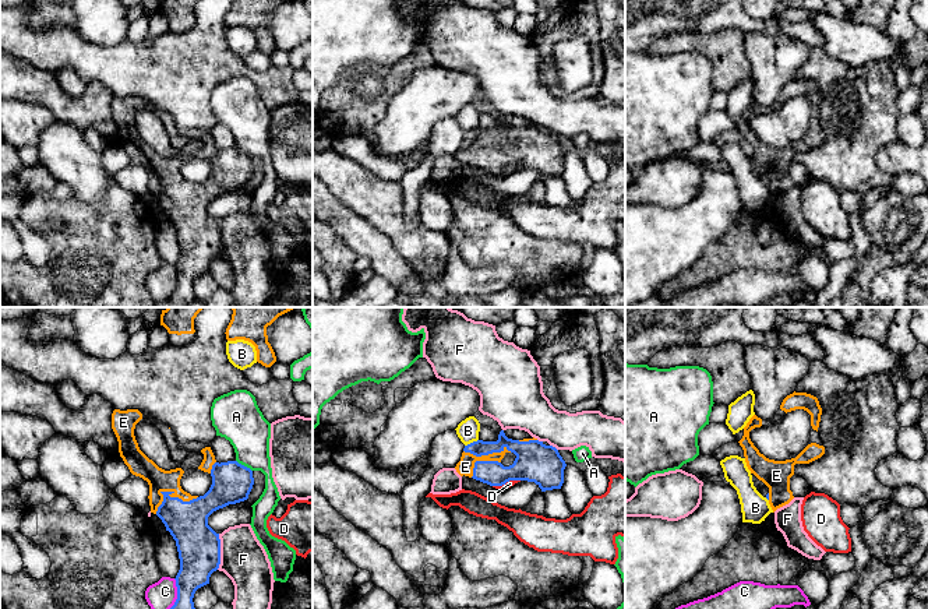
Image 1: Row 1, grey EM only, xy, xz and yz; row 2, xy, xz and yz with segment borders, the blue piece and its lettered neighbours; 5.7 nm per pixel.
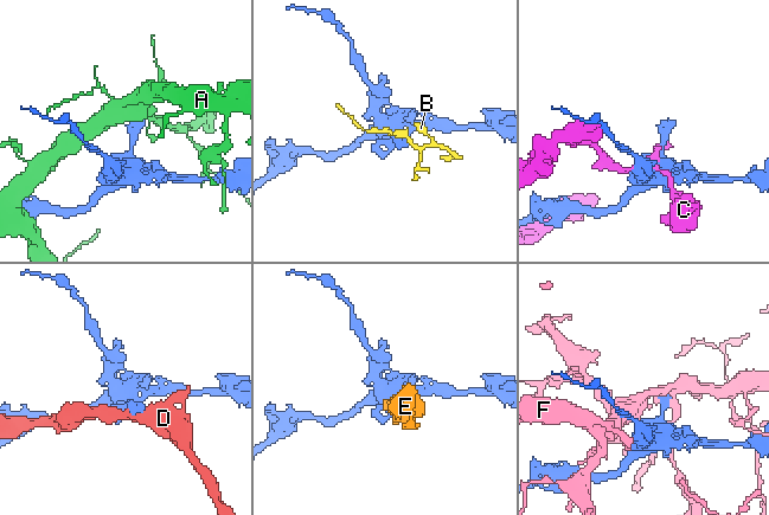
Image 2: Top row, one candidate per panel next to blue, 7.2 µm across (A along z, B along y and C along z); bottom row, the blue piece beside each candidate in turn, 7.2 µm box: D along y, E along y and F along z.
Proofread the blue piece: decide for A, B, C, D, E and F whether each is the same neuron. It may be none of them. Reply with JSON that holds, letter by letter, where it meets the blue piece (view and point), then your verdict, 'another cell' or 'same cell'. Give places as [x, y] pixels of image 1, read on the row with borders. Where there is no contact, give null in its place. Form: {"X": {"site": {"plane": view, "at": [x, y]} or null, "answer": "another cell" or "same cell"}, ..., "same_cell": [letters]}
{"A": {"site": {"plane": "xy", "at": [243, 465]}, "answer": "another cell"}, "B": {"site": {"plane": "xz", "at": [470, 443]}, "answer": "another cell"}, "C": {"site": {"plane": "xy", "at": [177, 594]}, "answer": "another cell"}, "D": {"site": {"plane": "xz", "at": [505, 482]}, "answer": "another cell"}, "E": {"site": {"plane": "xy", "at": [169, 493]}, "answer": "same cell"}, "F": {"site": {"plane": "xy", "at": [219, 552]}, "answer": "another cell"}, "same_cell": ["E"]}

